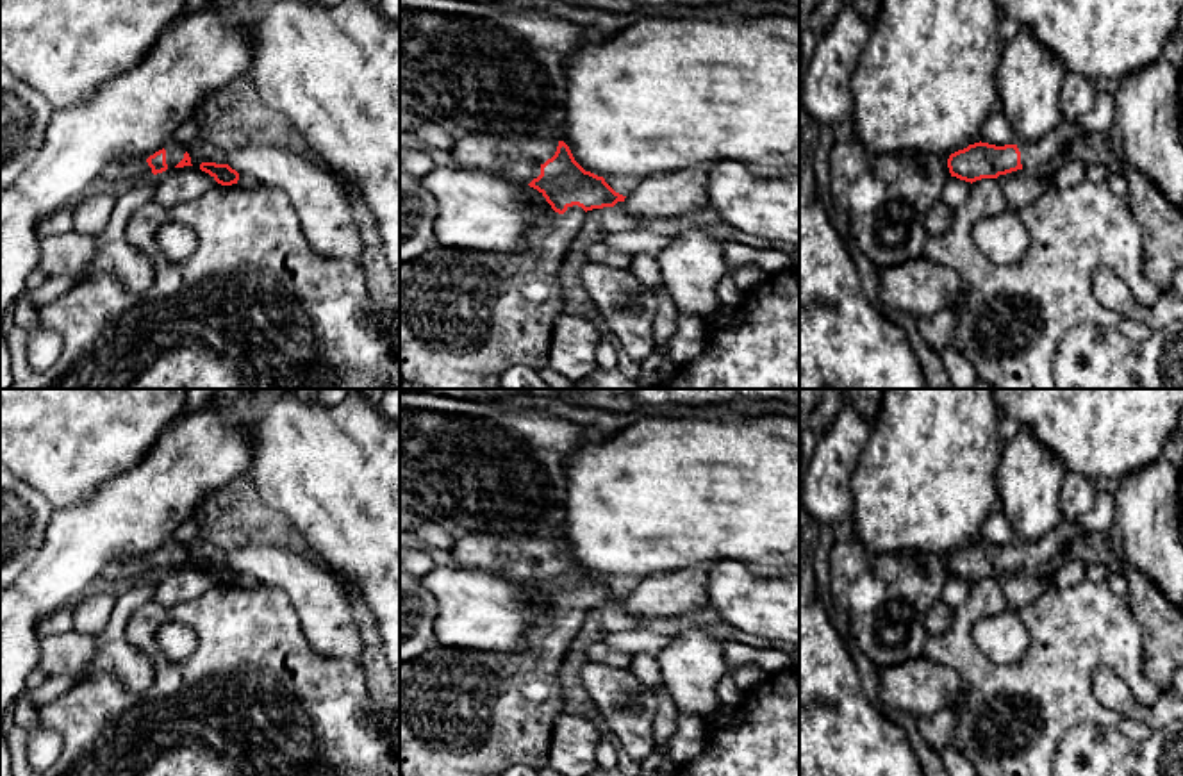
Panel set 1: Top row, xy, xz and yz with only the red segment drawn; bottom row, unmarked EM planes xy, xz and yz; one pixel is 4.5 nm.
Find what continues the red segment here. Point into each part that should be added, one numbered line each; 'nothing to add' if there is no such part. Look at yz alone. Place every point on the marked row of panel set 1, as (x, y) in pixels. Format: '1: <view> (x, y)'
1: yz (1034, 156)

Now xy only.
1: xy (175, 152)

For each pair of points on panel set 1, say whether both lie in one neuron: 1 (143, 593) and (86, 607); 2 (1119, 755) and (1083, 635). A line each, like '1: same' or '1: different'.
1: different
2: different

